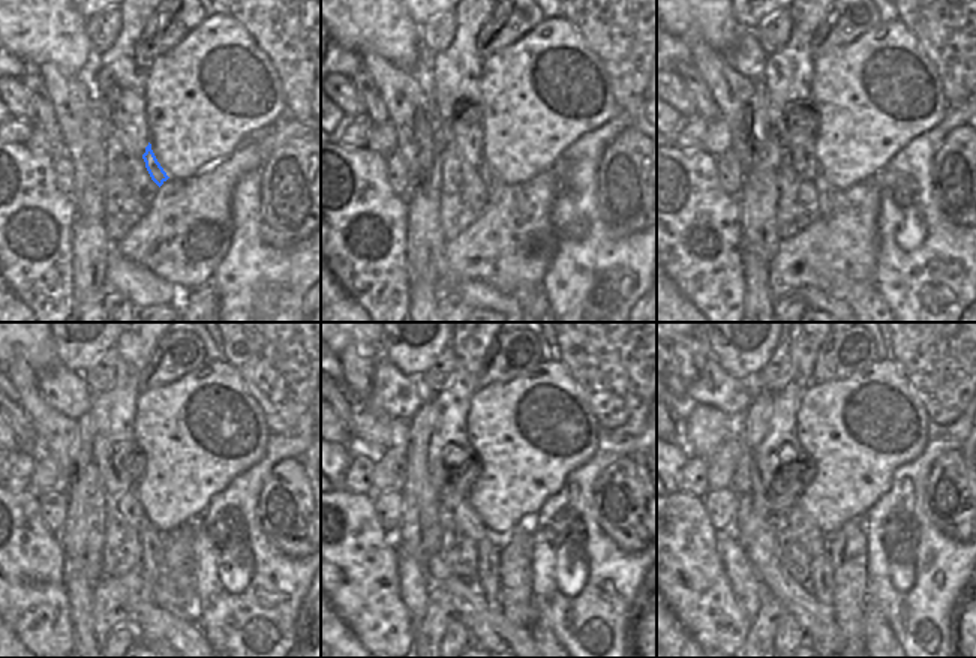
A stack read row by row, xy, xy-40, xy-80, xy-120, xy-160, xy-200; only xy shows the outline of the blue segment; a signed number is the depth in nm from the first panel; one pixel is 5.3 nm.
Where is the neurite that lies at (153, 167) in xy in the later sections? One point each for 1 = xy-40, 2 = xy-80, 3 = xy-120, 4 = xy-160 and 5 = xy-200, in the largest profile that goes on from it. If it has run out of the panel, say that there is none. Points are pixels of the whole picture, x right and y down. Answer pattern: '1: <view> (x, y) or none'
1: xy-40 (492, 182)
2: xy-80 (826, 192)
3: xy-120 (150, 537)
4: xy-160 (488, 565)
5: xy-200 (820, 580)

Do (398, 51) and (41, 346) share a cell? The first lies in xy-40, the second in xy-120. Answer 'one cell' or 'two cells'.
one cell

